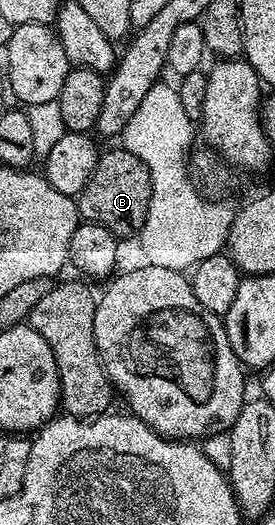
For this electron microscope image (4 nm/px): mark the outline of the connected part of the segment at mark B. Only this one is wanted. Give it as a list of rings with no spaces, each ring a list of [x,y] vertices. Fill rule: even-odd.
[[[115,145],[112,151],[104,150],[93,169],[93,177],[77,197],[80,216],[88,223],[96,223],[109,229],[117,237],[134,236],[145,225],[145,213],[149,213],[151,178],[149,169],[133,153]]]

